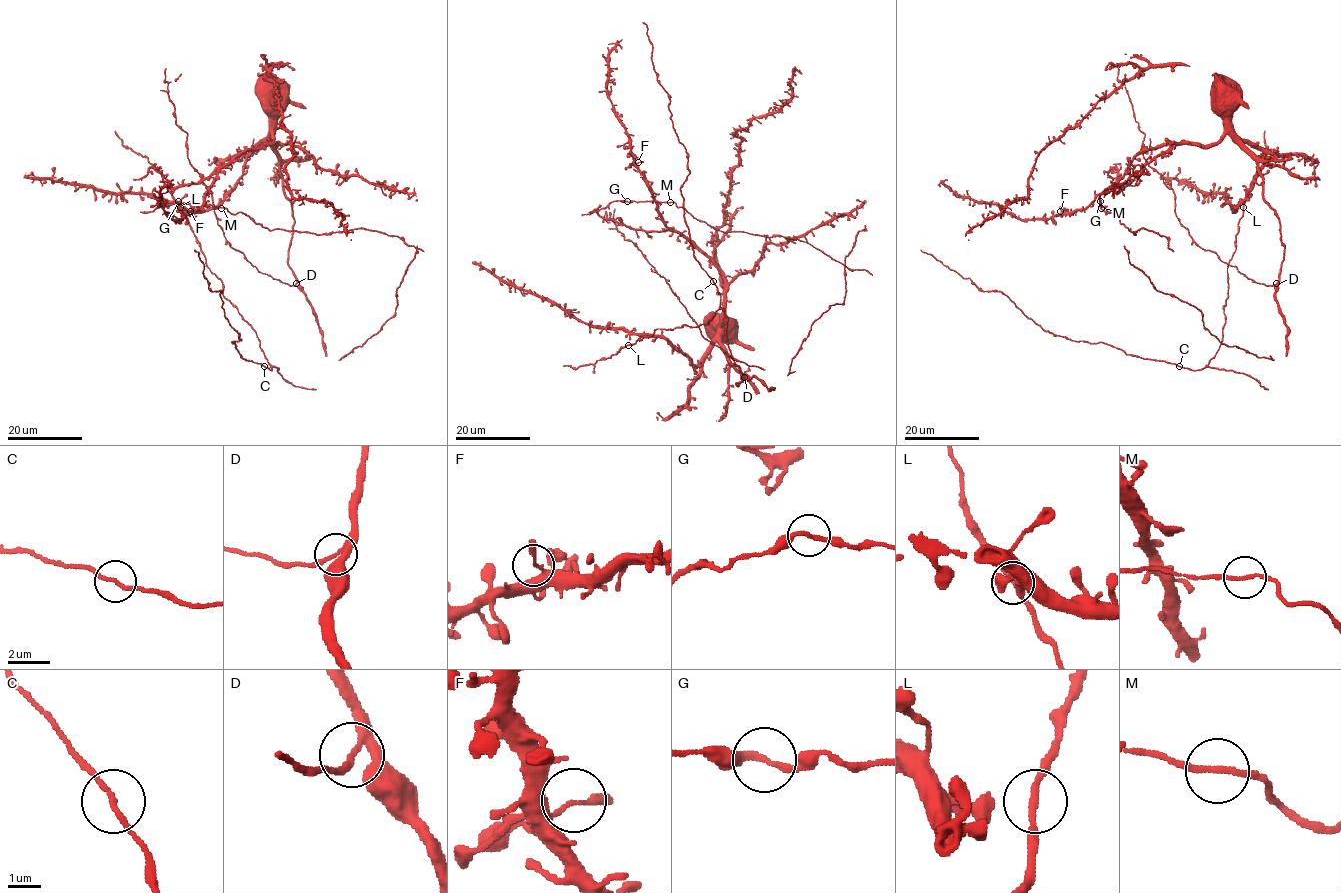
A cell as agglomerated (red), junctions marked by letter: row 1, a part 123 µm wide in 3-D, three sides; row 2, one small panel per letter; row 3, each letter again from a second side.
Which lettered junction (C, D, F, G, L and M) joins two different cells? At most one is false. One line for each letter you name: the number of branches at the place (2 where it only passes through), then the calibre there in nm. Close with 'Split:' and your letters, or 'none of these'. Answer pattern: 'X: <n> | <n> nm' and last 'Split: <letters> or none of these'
Split: none of these

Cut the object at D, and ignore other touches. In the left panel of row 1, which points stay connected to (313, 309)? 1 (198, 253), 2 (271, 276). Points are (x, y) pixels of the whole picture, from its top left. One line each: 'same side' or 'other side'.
1: same side
2: other side

